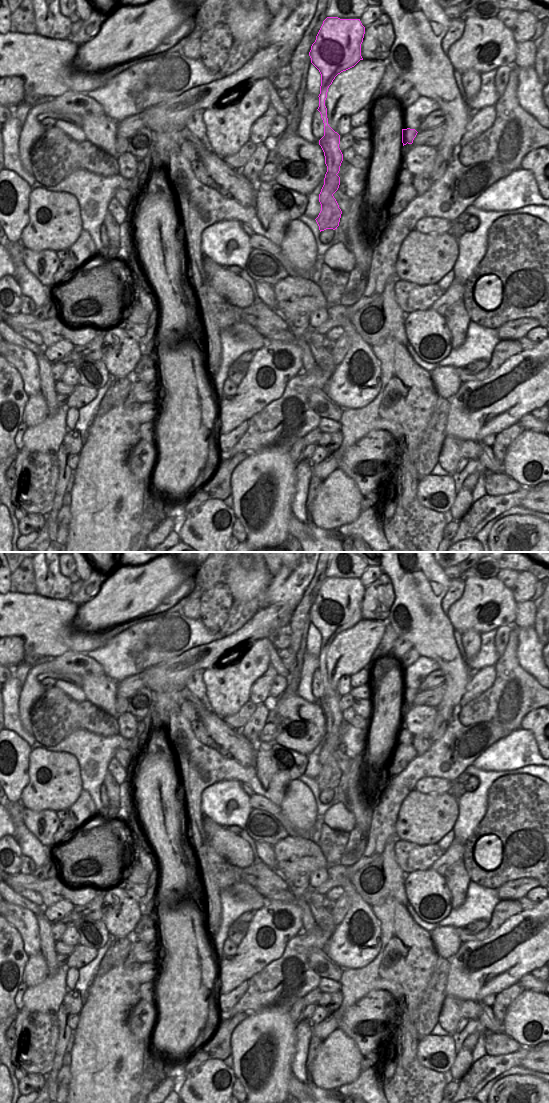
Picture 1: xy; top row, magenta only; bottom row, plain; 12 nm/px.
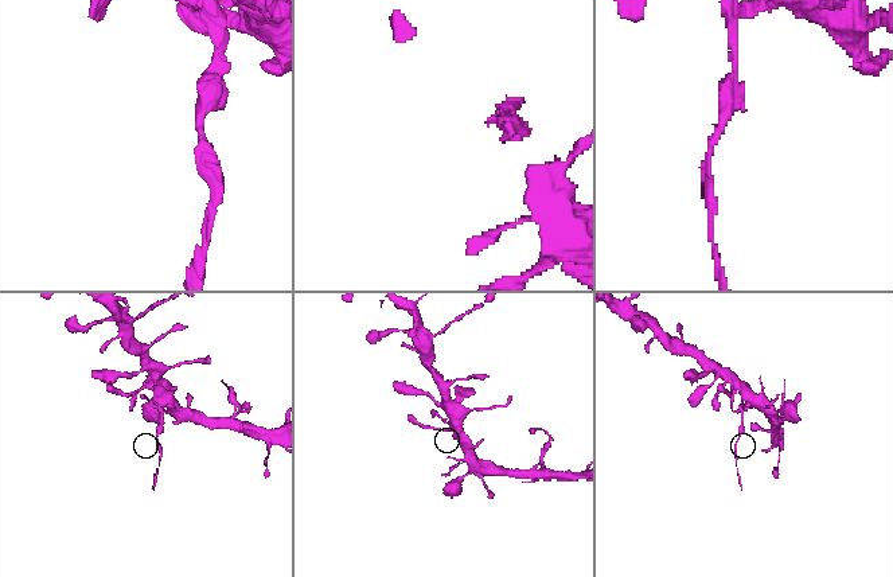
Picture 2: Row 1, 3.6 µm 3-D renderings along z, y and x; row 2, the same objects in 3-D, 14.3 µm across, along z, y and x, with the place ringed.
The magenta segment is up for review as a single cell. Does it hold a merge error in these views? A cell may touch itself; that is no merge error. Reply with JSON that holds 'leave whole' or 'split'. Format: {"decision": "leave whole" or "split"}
{"decision": "split"}

